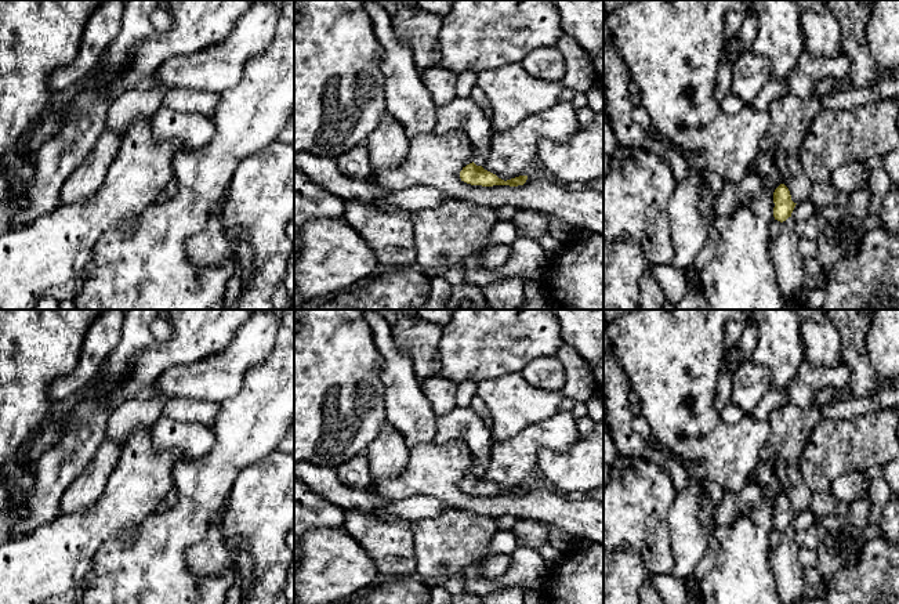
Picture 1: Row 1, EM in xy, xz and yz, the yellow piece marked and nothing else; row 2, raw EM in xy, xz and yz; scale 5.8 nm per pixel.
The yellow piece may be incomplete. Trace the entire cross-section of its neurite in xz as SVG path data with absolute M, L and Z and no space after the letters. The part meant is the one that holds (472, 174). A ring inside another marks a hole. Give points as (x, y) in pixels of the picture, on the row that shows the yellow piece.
M457 97L446 105L436 106L436 134L446 134L452 130L465 133L471 141L474 162L460 171L461 181L471 185L523 185L528 176L519 176L511 180L501 180L496 174L485 170L482 163L490 152L492 119L479 108L471 97Z

